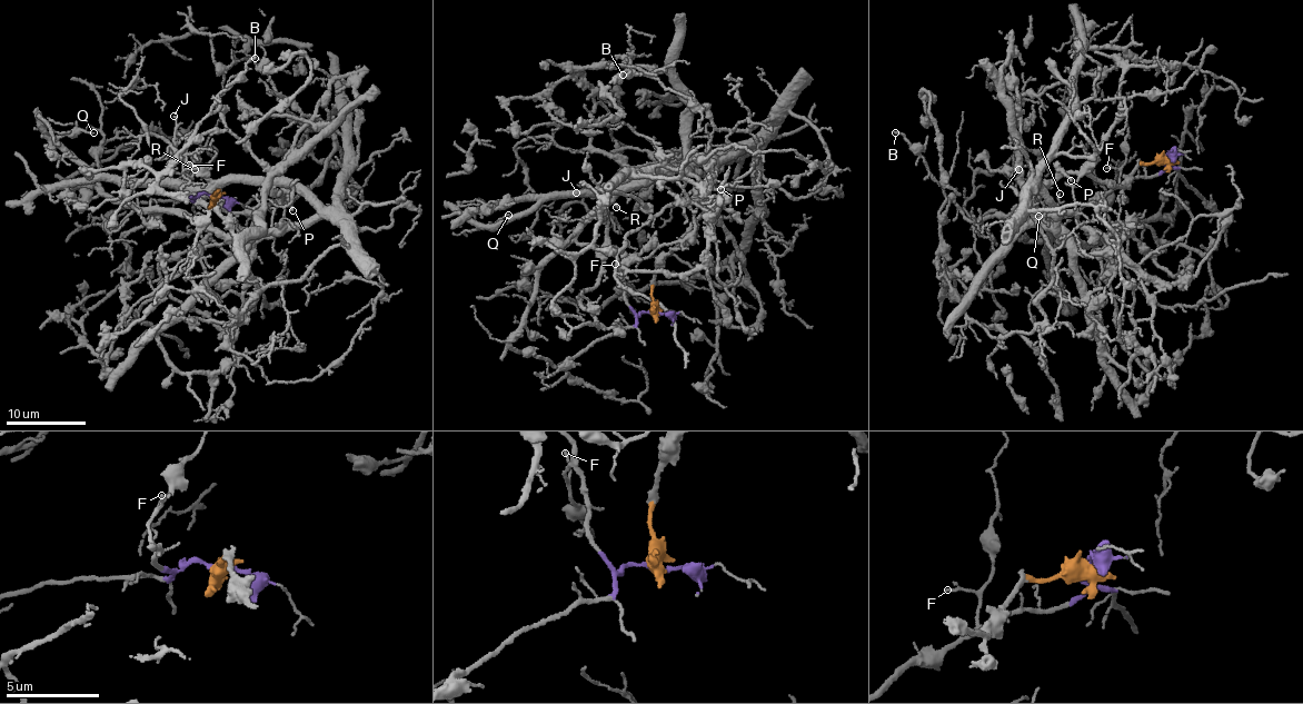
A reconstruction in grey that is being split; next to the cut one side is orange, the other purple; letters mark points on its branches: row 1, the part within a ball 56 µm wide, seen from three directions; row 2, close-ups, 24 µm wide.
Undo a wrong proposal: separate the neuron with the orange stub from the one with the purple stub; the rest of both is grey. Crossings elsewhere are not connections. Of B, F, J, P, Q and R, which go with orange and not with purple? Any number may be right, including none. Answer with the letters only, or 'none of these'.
P

